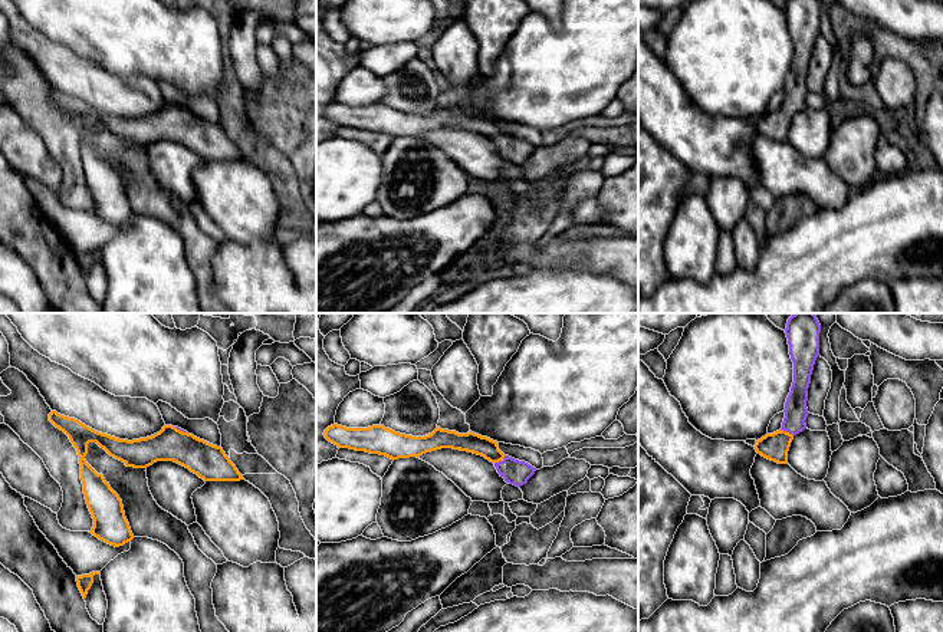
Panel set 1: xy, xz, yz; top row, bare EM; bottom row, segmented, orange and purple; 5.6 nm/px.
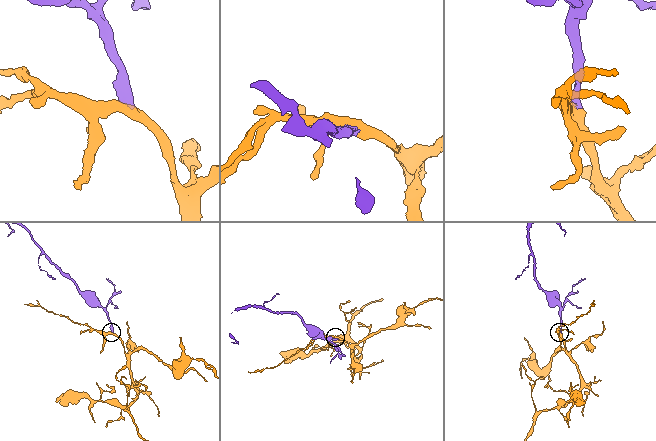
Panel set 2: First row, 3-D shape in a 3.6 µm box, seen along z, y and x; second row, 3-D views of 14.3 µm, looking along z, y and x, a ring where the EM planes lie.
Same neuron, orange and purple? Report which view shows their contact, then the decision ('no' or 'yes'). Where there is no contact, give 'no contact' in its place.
meets orange in xz; yes

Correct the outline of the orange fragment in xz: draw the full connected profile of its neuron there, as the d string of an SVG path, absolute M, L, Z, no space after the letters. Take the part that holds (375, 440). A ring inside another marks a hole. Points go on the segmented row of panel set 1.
M338 424L328 427L325 438L338 448L385 455L391 460L420 457L441 448L453 448L484 457L494 464L506 483L520 487L535 474L536 468L525 461L505 455L499 442L474 432L459 434L437 427L426 437L395 432L384 425L346 428Z

